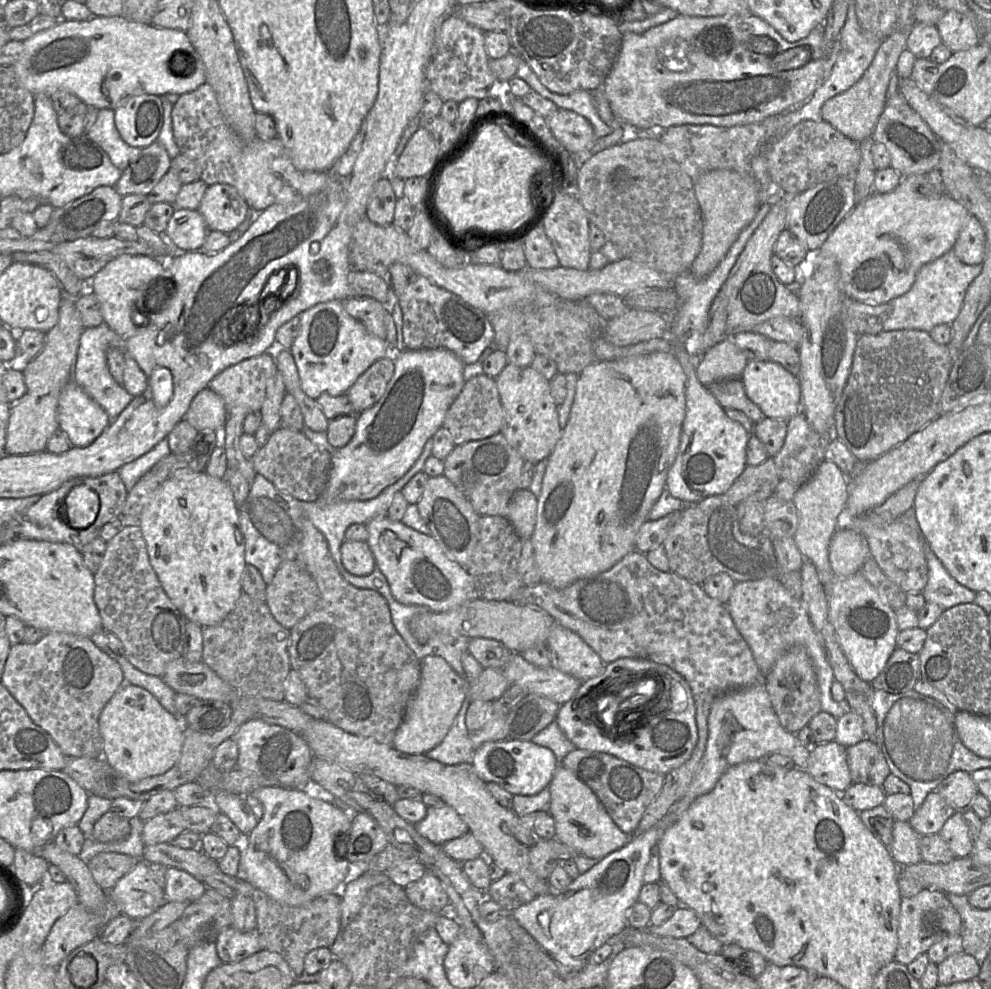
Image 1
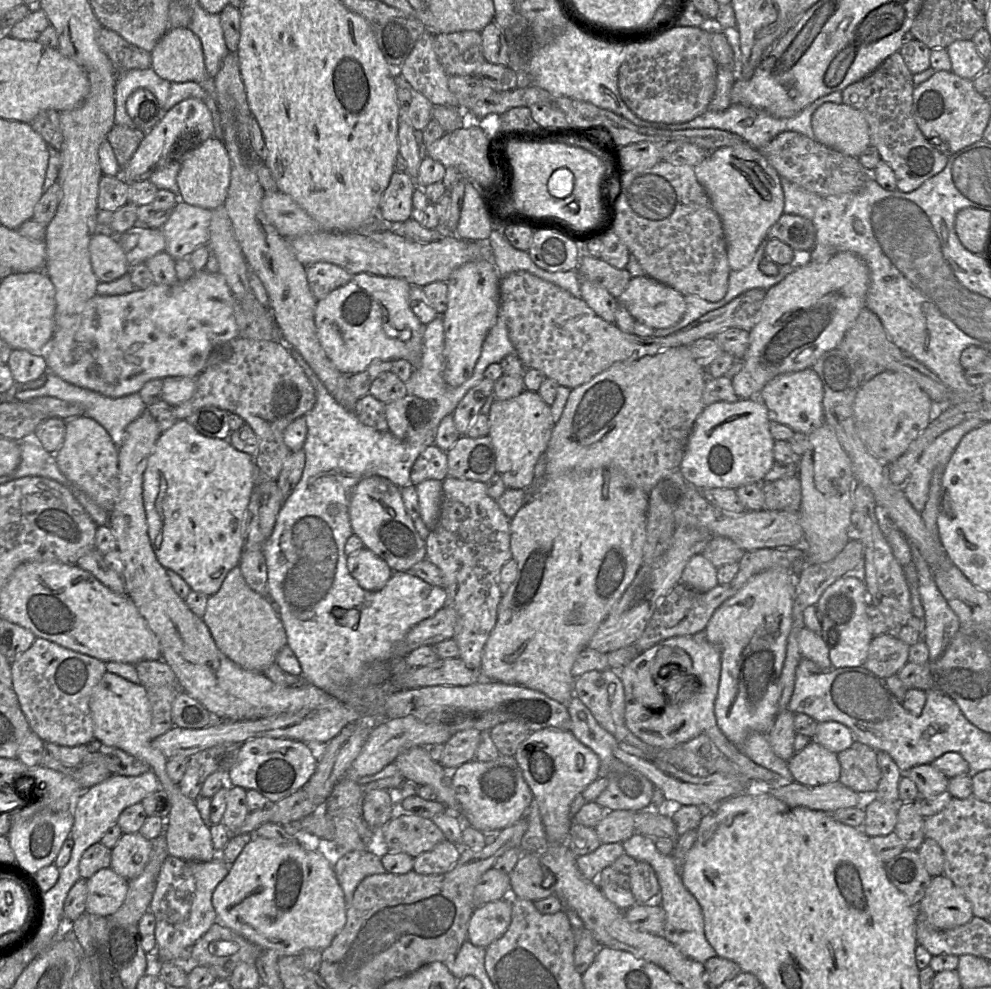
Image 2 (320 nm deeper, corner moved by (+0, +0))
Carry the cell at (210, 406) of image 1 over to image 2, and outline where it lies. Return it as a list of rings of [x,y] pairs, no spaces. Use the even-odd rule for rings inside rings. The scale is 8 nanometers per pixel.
[[[185,419],[164,425],[162,433],[155,444],[155,448],[149,456],[147,467],[143,475],[143,504],[146,514],[147,532],[158,562],[165,569],[172,570],[181,576],[192,591],[203,593],[206,596],[217,593],[228,572],[232,568],[239,566],[243,552],[242,533],[245,511],[260,477],[261,475],[258,472],[254,458],[234,448],[228,439],[206,437],[199,433]]]

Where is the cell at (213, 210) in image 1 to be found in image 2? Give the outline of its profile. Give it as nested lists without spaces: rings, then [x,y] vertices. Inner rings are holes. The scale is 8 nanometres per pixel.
[[[179,200],[173,207],[168,221],[160,228],[165,238],[165,252],[173,259],[189,258],[189,255],[198,247],[207,245],[209,241],[209,225],[212,211],[190,205]]]

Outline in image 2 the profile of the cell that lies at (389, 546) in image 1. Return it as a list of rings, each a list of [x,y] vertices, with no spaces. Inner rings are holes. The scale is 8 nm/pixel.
[[[371,476],[361,480],[351,492],[349,518],[353,533],[358,536],[365,548],[381,557],[394,571],[409,571],[416,563],[426,558],[425,540],[415,529],[413,519],[407,514],[401,488],[380,476]]]

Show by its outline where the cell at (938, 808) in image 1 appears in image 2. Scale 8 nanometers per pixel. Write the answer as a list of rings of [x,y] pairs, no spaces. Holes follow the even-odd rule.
[[[899,803],[896,835],[904,843],[906,850],[918,850],[926,839],[924,834],[925,818],[920,815],[914,803]]]

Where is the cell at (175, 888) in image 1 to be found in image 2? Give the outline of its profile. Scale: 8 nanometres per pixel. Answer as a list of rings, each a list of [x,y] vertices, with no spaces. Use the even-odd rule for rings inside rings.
[[[220,855],[208,862],[186,861],[173,856],[165,859],[149,907],[156,920],[156,953],[160,959],[173,961],[190,957],[193,944],[216,922],[212,894],[228,870],[229,865]]]

